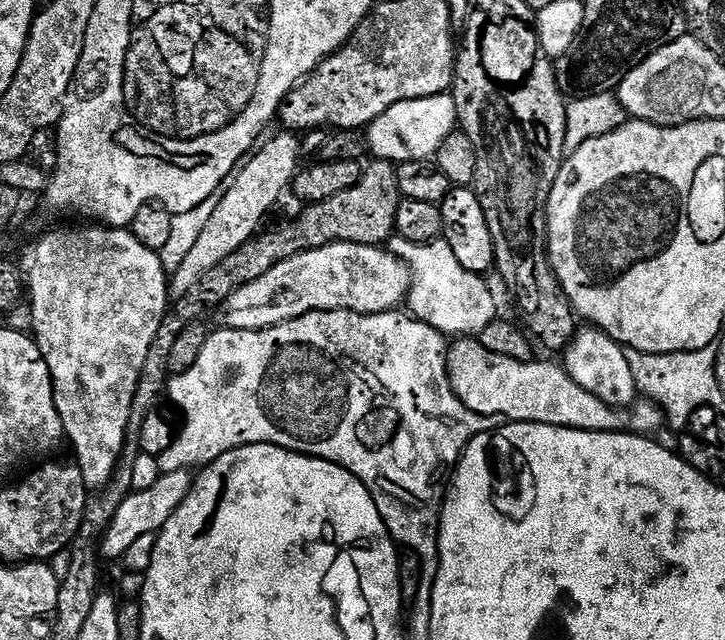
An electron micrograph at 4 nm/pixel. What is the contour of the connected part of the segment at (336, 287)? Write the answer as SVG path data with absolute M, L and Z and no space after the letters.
M327 244L299 252L294 258L286 258L262 274L262 278L254 278L254 282L233 288L226 300L214 310L214 316L220 328L237 328L243 332L272 328L287 320L305 316L307 312L361 312L369 316L399 309L408 299L409 287L408 267L383 247L370 244Z

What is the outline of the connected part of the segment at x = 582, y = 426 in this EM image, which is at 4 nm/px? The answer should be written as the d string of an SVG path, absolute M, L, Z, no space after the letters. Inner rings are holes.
M476 338L453 339L448 350L447 358L448 377L452 383L452 389L454 390L457 400L464 403L464 406L469 408L472 412L477 412L478 415L505 415L509 422L523 422L526 424L553 424L559 428L577 428L583 432L623 432L627 430L633 434L654 434L652 432L658 431L660 427L663 429L666 424L664 412L658 405L652 403L651 400L647 398L637 399L627 410L624 408L612 408L606 402L602 402L600 398L594 398L594 394L590 394L590 390L582 390L582 386L578 386L578 382L574 382L574 378L570 378L559 363L539 364L539 362L533 362L527 364L526 362L514 362L514 358L502 358L502 354L490 354L490 350L486 350L486 346L482 346L479 339Z

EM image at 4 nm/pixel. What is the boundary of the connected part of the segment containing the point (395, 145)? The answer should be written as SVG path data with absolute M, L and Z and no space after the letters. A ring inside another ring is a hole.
M451 94L431 96L398 102L368 125L366 129L366 148L377 160L387 160L397 166L419 160L431 161L438 146L458 128L456 103Z

